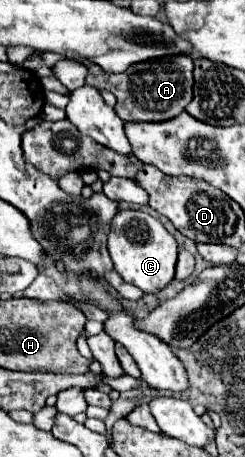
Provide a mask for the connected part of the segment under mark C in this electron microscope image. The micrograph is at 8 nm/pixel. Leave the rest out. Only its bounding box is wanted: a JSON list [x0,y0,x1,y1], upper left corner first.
[108,209,178,293]

